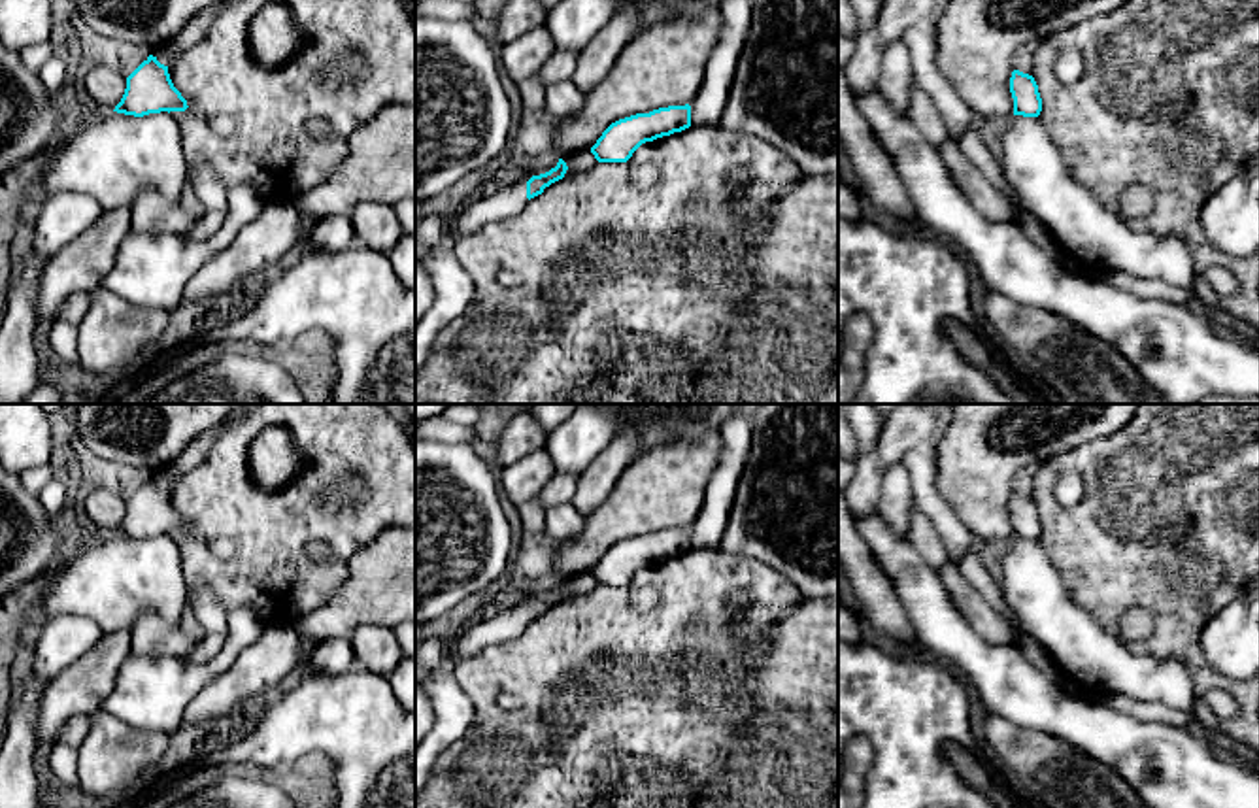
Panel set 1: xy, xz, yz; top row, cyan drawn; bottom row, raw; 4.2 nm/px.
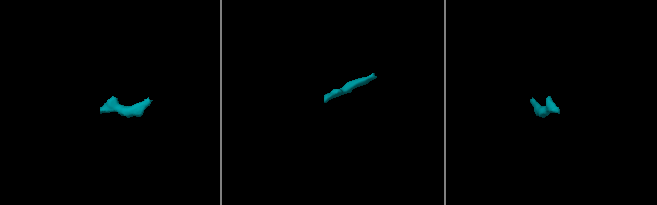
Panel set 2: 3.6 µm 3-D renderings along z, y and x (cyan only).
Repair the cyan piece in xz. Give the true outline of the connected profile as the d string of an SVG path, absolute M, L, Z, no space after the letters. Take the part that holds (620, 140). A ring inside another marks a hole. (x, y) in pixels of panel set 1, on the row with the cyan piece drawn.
M668 106L636 113L612 123L591 153L598 162L627 162L646 142L653 142L691 126L691 106Z

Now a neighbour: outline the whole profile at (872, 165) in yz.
M838 68L838 143L861 177L870 204L893 219L897 228L925 230L891 157L876 140L855 106L846 72Z

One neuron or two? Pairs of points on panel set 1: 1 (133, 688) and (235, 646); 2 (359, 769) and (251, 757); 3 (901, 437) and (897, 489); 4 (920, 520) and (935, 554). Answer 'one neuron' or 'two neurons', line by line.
1: one neuron
2: one neuron
3: two neurons
4: one neuron

